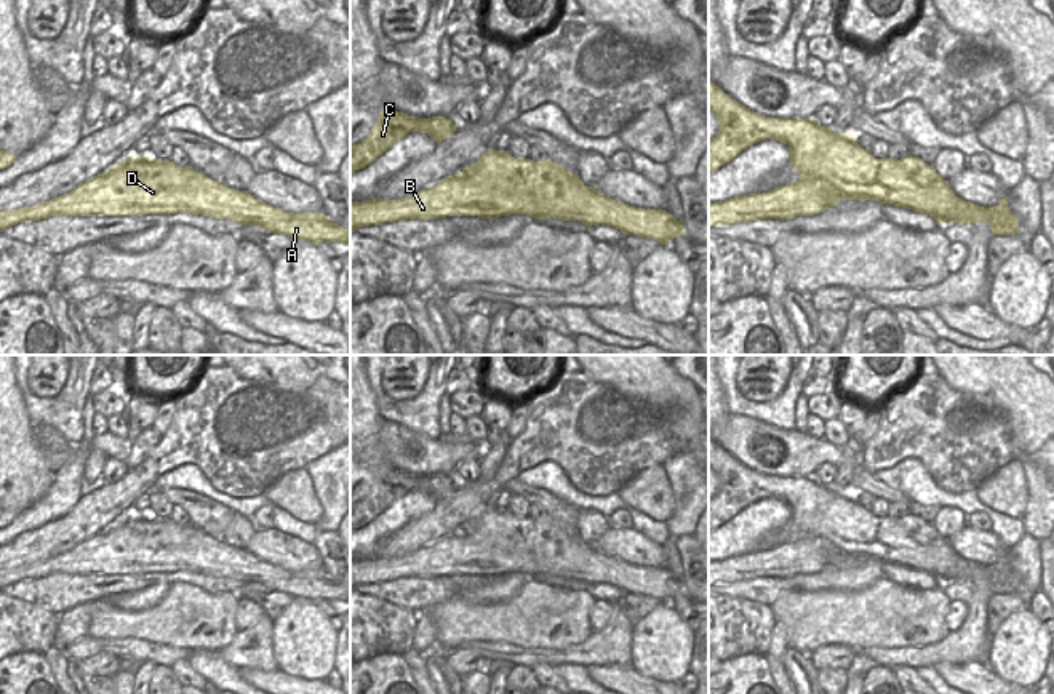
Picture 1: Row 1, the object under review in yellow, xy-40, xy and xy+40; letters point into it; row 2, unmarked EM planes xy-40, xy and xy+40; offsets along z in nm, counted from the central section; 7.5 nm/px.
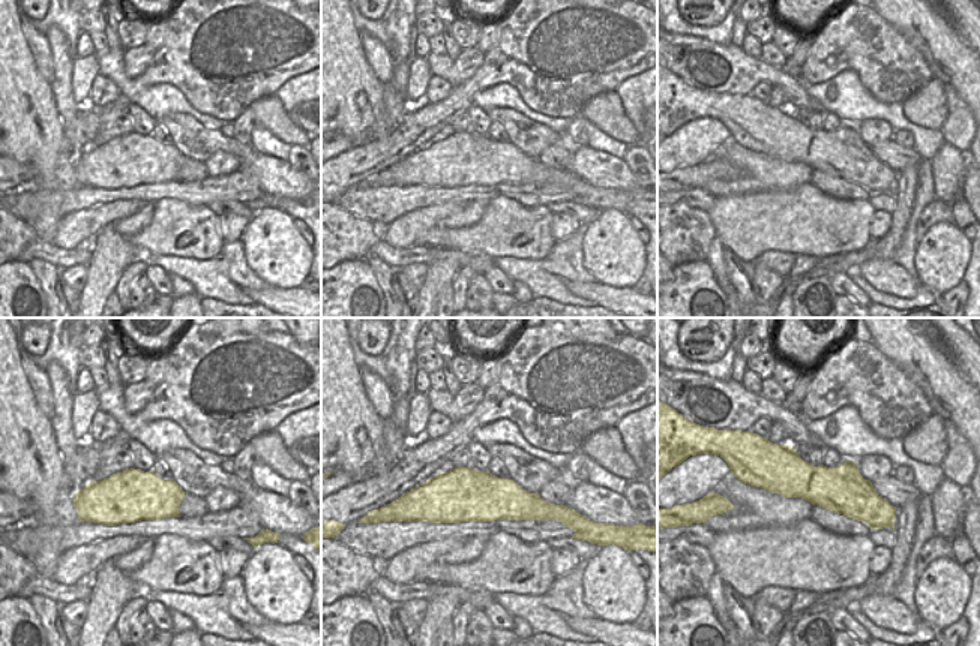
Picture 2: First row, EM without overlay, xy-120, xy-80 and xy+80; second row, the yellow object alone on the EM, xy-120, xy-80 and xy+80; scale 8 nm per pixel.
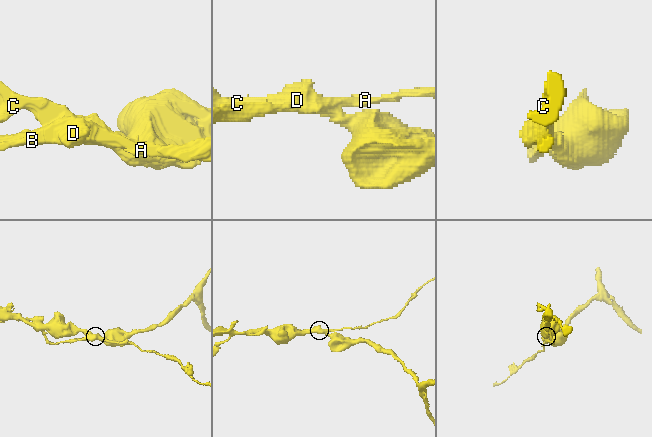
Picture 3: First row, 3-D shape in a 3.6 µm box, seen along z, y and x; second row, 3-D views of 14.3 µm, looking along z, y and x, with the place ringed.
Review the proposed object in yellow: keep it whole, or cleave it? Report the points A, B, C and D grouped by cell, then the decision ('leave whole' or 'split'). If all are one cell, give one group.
groups A B / C D; split

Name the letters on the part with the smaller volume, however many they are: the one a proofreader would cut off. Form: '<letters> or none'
A, B

